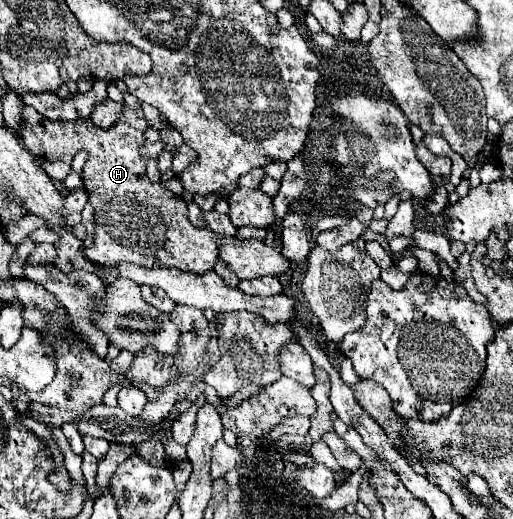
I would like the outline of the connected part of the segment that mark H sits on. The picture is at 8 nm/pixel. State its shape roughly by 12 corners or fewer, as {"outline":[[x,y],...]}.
{"outline":[[23,108],[35,158],[71,162],[95,208],[85,256],[203,274],[219,236],[145,174],[145,116],[53,122]]}

